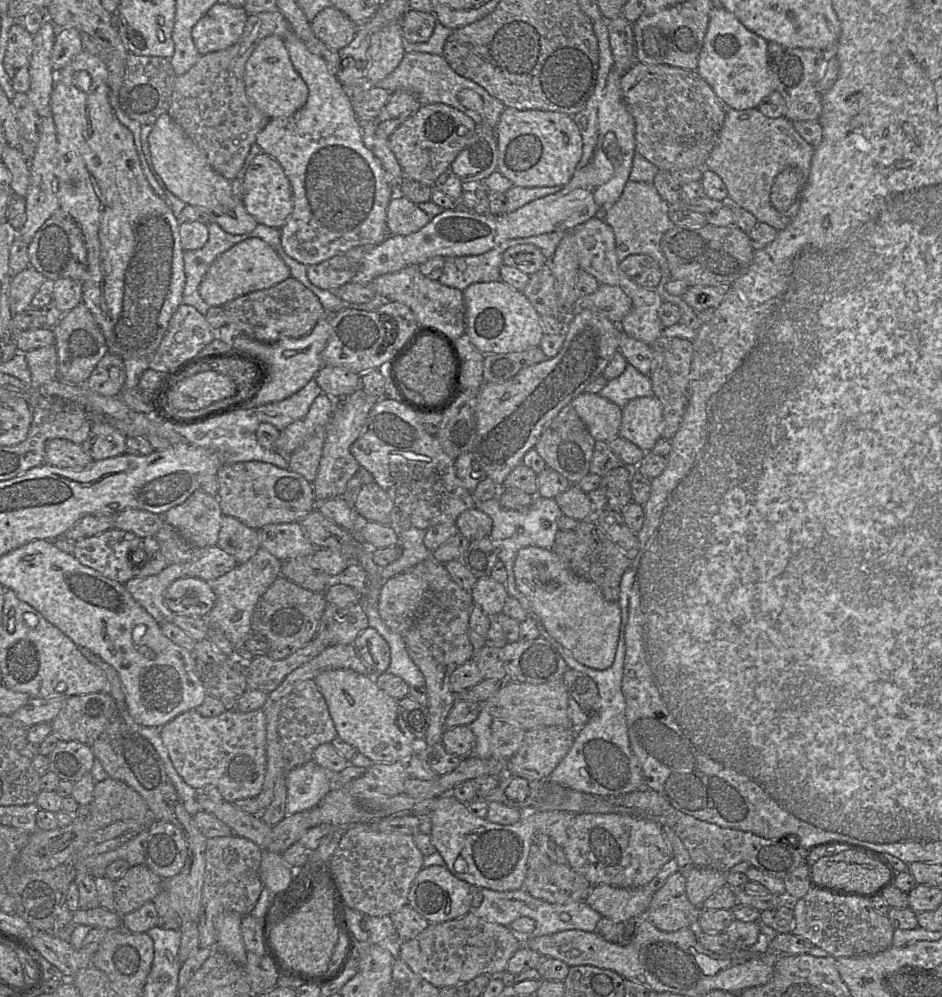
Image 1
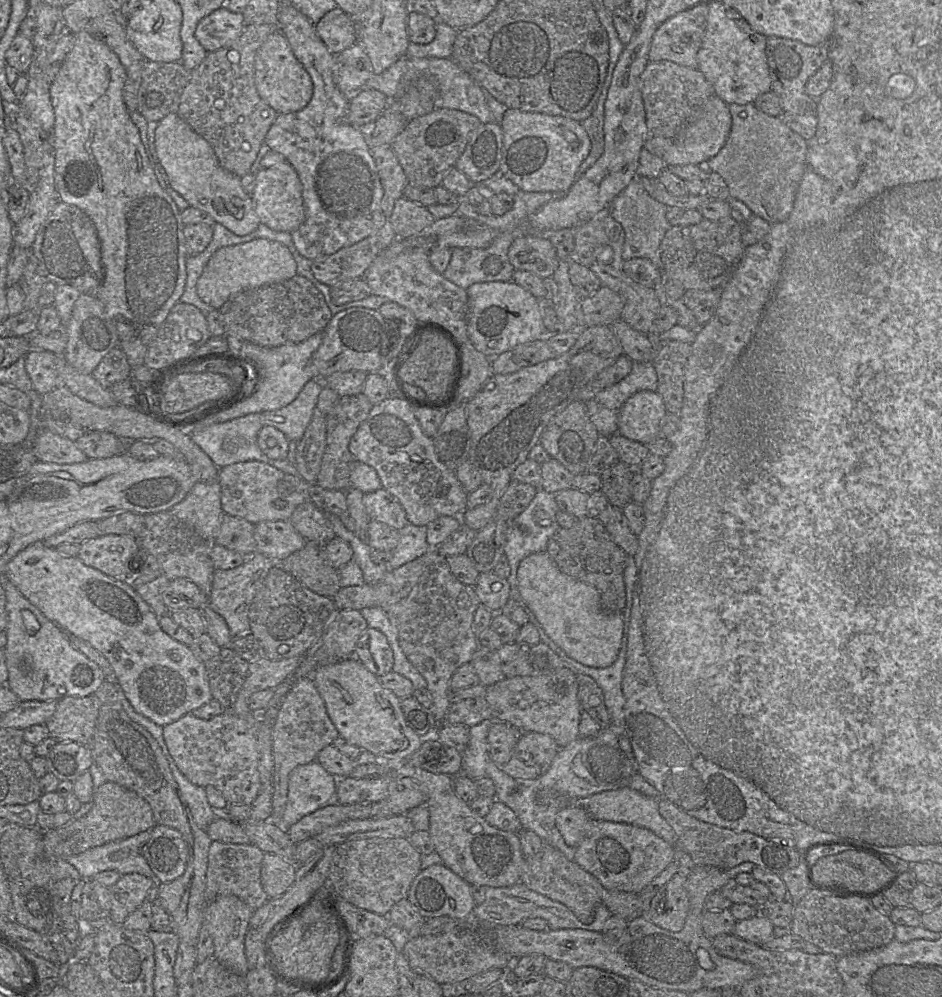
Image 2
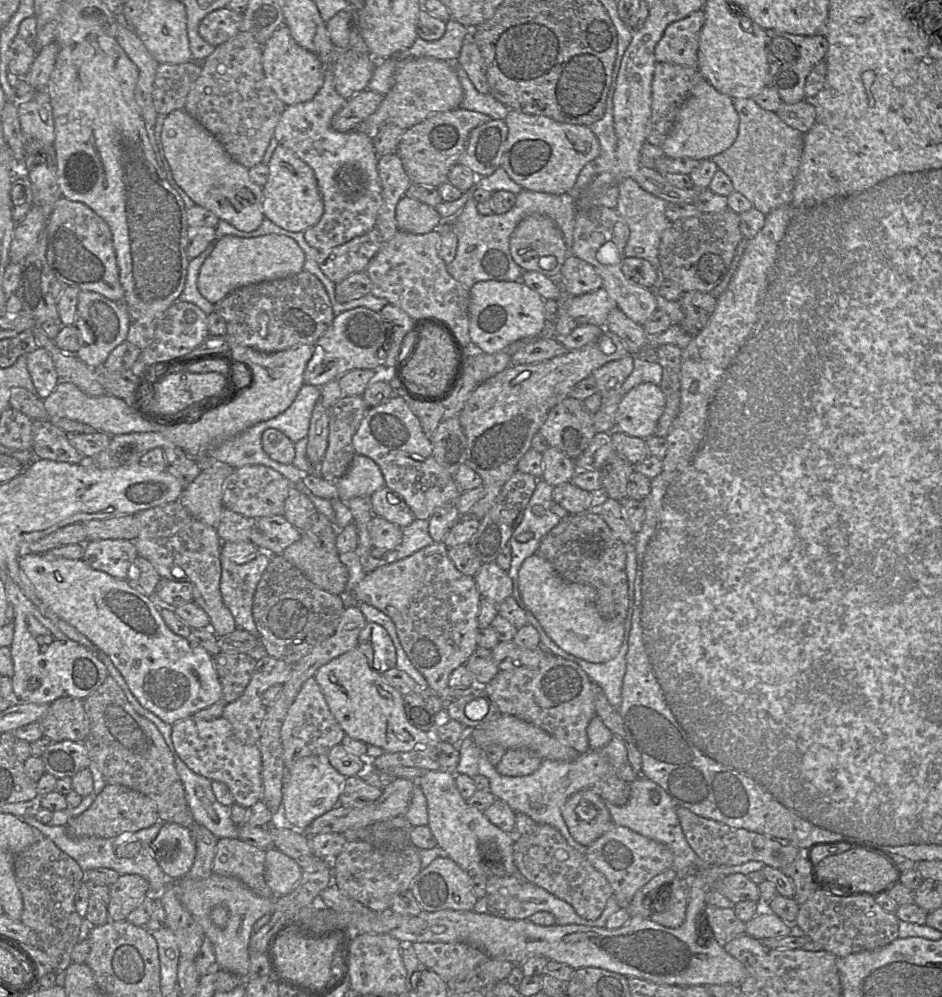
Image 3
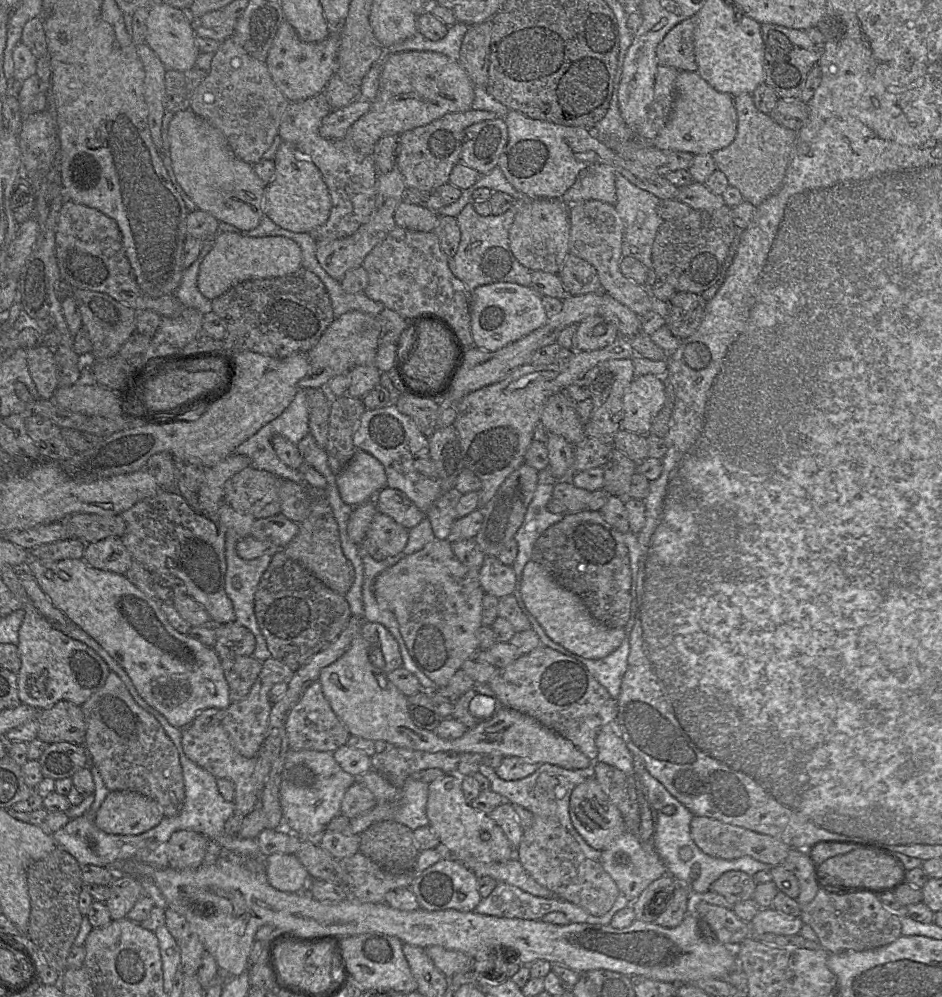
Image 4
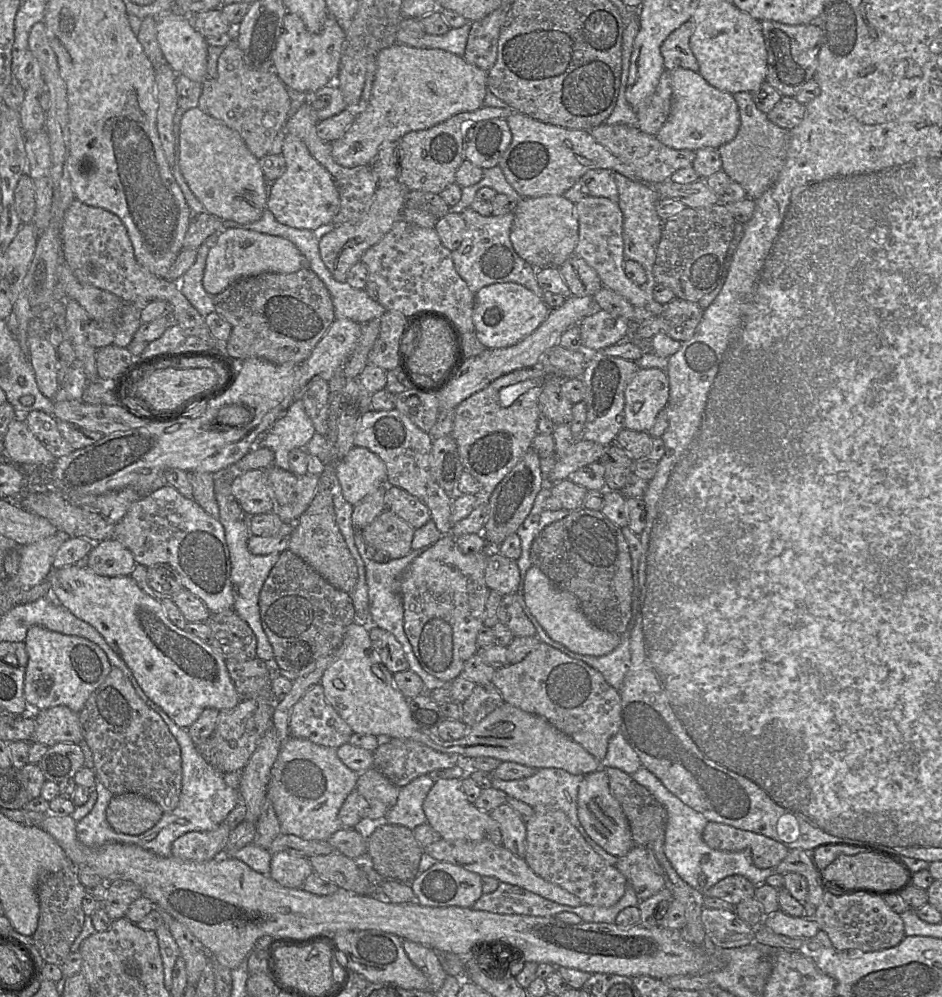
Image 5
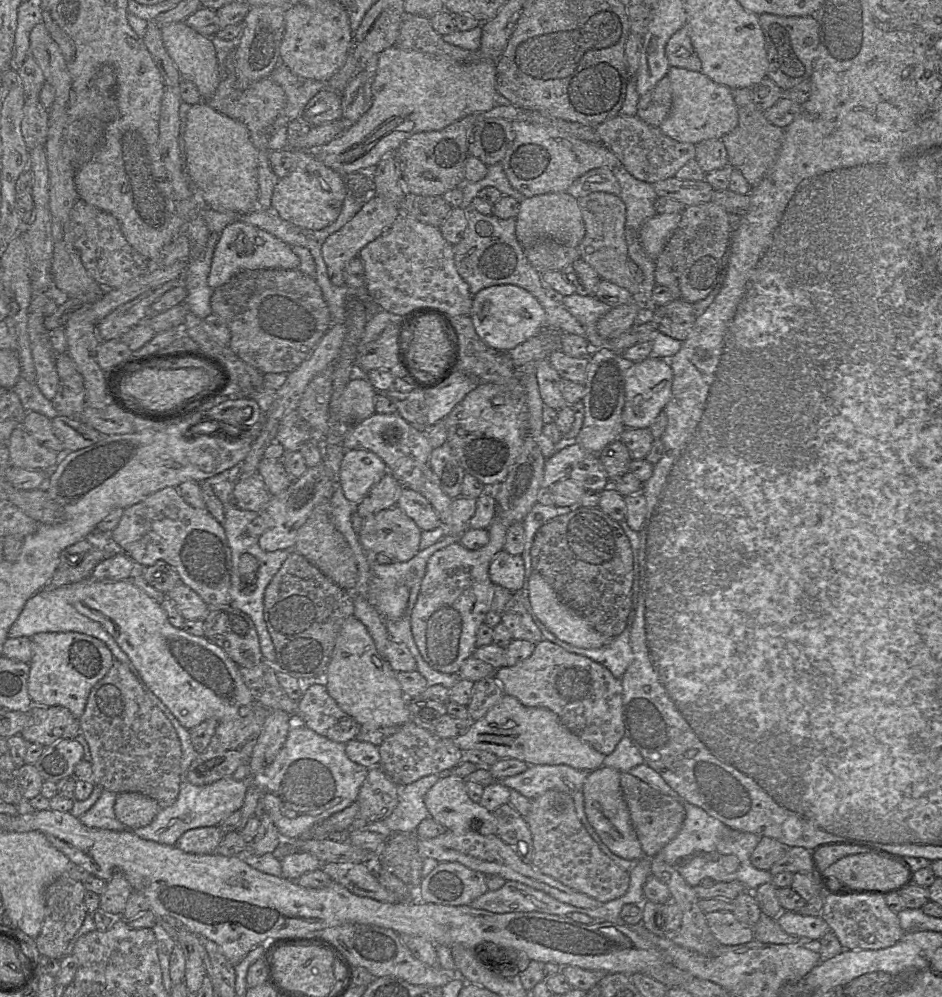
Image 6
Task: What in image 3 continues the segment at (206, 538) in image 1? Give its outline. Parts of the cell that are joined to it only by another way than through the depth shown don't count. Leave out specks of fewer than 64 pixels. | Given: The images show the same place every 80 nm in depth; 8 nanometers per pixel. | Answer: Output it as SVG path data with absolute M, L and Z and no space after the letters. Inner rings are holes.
M215 462L205 467L179 498L181 505L196 519L217 528L224 510L224 482L234 468Z

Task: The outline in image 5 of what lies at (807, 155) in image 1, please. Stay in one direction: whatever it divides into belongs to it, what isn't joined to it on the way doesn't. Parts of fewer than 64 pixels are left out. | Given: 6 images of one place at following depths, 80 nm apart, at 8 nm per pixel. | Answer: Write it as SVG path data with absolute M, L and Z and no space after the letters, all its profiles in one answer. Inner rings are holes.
M750 92L733 94L740 114L740 127L735 138L718 147L722 170L732 181L737 182L746 192L746 197L759 198L777 180L783 169L788 144L788 130L772 123L767 114L761 112Z

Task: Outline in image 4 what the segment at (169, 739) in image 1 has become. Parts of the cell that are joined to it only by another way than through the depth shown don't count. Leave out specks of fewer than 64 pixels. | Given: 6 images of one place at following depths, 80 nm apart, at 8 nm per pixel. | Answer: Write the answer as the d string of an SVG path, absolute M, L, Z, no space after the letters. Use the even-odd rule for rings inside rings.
M221 723L206 729L196 729L190 725L182 729L182 748L185 755L194 763L211 773L216 778L230 780L235 788L234 814L245 817L255 807L259 806L257 795L252 782L256 765L256 756L247 758L239 754L233 747L229 736Z

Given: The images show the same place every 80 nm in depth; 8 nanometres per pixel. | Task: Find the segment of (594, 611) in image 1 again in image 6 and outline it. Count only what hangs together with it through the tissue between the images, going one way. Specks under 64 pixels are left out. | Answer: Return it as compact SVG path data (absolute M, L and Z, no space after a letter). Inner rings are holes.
M533 570L528 580L529 599L534 614L558 639L579 647L587 649L598 649L608 645L615 638L606 638L594 630L578 613L567 607L560 599L554 589Z

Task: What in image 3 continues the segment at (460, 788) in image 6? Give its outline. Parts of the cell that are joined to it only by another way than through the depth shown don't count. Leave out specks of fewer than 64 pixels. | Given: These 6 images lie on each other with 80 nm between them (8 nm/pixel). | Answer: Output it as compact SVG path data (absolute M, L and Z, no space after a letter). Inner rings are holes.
M428 771L424 776L412 781L417 783L423 791L428 808L427 826L434 836L437 846L445 852L447 857L452 859L471 877L484 876L489 879L492 877L510 877L517 875L517 868L514 862L514 843L516 836L507 834L493 825L483 812L470 806L462 798L455 783L455 774Z

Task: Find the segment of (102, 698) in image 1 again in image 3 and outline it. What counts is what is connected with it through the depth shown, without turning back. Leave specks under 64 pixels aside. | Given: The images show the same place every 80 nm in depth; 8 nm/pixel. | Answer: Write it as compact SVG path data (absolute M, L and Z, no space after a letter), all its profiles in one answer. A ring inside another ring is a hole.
M60 697L50 703L39 723L43 736L53 742L83 742L89 733L84 700L74 697Z

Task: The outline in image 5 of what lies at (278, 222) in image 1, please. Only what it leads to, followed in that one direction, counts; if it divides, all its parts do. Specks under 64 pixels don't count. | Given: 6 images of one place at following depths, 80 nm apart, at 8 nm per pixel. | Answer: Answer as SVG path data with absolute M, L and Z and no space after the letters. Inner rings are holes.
M285 134L281 155L286 168L277 180L269 184L266 209L279 223L292 228L321 232L331 227L339 211L340 199L330 173L313 158L304 143L292 134Z

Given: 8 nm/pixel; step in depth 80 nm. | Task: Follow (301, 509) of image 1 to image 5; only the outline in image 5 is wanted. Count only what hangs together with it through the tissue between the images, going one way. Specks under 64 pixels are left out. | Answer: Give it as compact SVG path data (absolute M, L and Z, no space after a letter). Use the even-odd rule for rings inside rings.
M249 470L235 478L231 493L247 515L269 513L275 508L265 470Z

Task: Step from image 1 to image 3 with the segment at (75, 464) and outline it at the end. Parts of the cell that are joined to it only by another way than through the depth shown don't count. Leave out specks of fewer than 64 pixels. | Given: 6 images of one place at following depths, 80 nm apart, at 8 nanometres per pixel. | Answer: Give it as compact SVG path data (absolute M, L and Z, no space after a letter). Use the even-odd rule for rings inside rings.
M33 420L32 422L32 452L35 458L48 459L56 462L68 462L71 464L85 463L88 459L84 458L69 442L67 433L56 427L50 421Z

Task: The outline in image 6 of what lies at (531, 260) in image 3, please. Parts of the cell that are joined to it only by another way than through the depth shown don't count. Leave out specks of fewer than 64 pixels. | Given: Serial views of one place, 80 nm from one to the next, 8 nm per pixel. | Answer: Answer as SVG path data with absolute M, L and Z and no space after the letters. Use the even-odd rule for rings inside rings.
M567 192L547 193L520 202L516 217L516 237L526 249L539 241L553 240L567 247L578 247L585 235L585 226L578 199Z

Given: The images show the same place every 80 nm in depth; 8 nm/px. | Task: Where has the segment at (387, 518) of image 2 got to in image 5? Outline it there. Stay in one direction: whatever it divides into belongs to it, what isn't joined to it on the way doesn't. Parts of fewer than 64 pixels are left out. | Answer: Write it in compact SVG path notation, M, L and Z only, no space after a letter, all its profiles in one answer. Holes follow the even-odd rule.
M386 487L385 505L386 510L395 513L415 530L431 520L430 511L424 501L399 487Z

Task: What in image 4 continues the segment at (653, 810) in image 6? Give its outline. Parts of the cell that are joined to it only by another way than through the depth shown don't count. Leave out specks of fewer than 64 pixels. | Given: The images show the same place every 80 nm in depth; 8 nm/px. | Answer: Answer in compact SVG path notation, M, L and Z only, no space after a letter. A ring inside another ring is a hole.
M599 761L593 763L593 777L621 812L627 831L638 838L641 819L637 777Z

